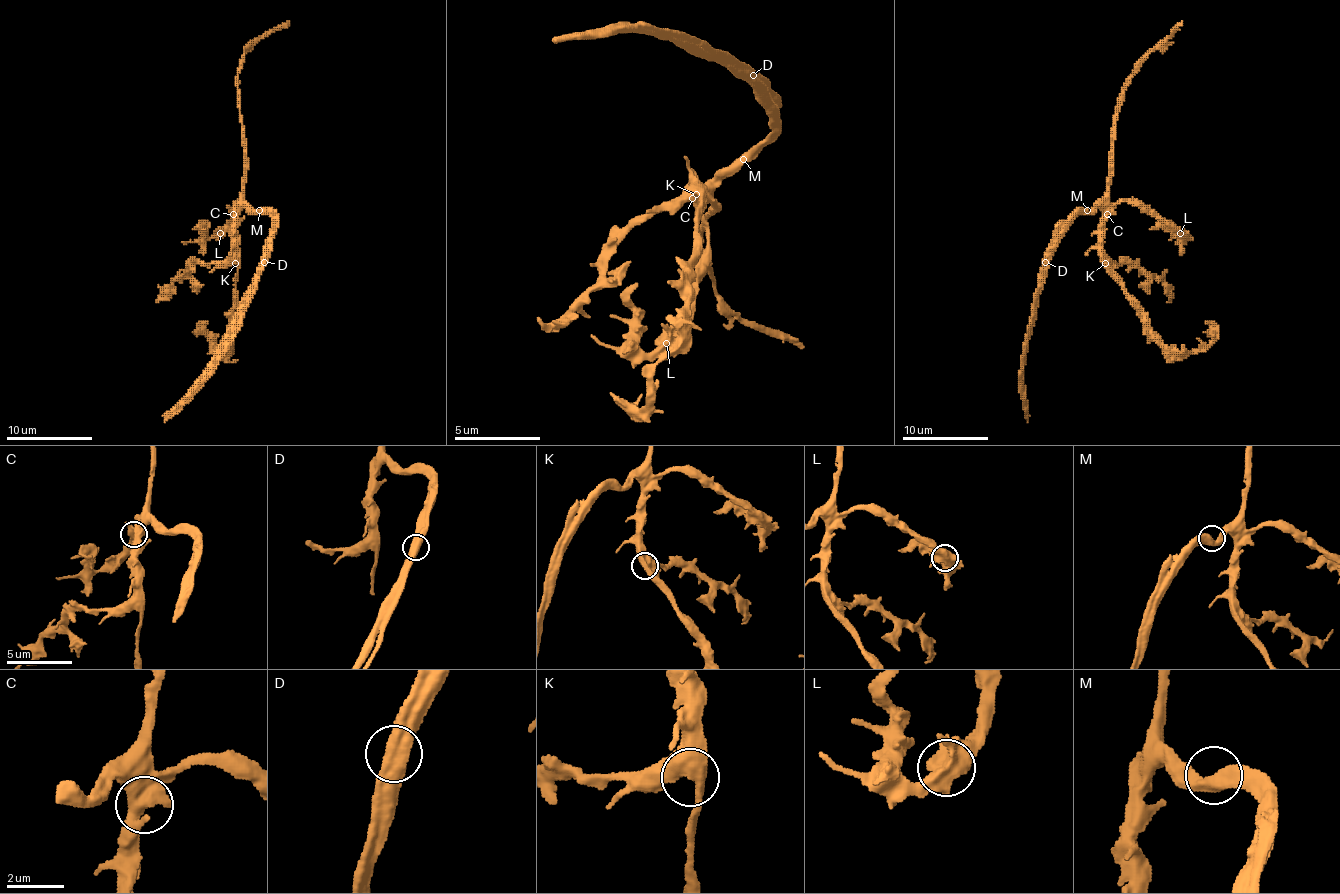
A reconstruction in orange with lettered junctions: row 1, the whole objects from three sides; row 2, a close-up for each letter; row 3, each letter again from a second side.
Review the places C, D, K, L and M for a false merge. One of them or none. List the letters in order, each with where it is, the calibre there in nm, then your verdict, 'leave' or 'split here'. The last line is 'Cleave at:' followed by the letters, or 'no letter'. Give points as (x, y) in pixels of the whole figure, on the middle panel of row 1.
C: (692, 198) | 550 nm | leave
D: (753, 75) | 650 nm | split here
K: (696, 194) | 500 nm | leave
L: (666, 343) | 550 nm | leave
M: (743, 159) | 480 nm | leave
Cleave at: D

